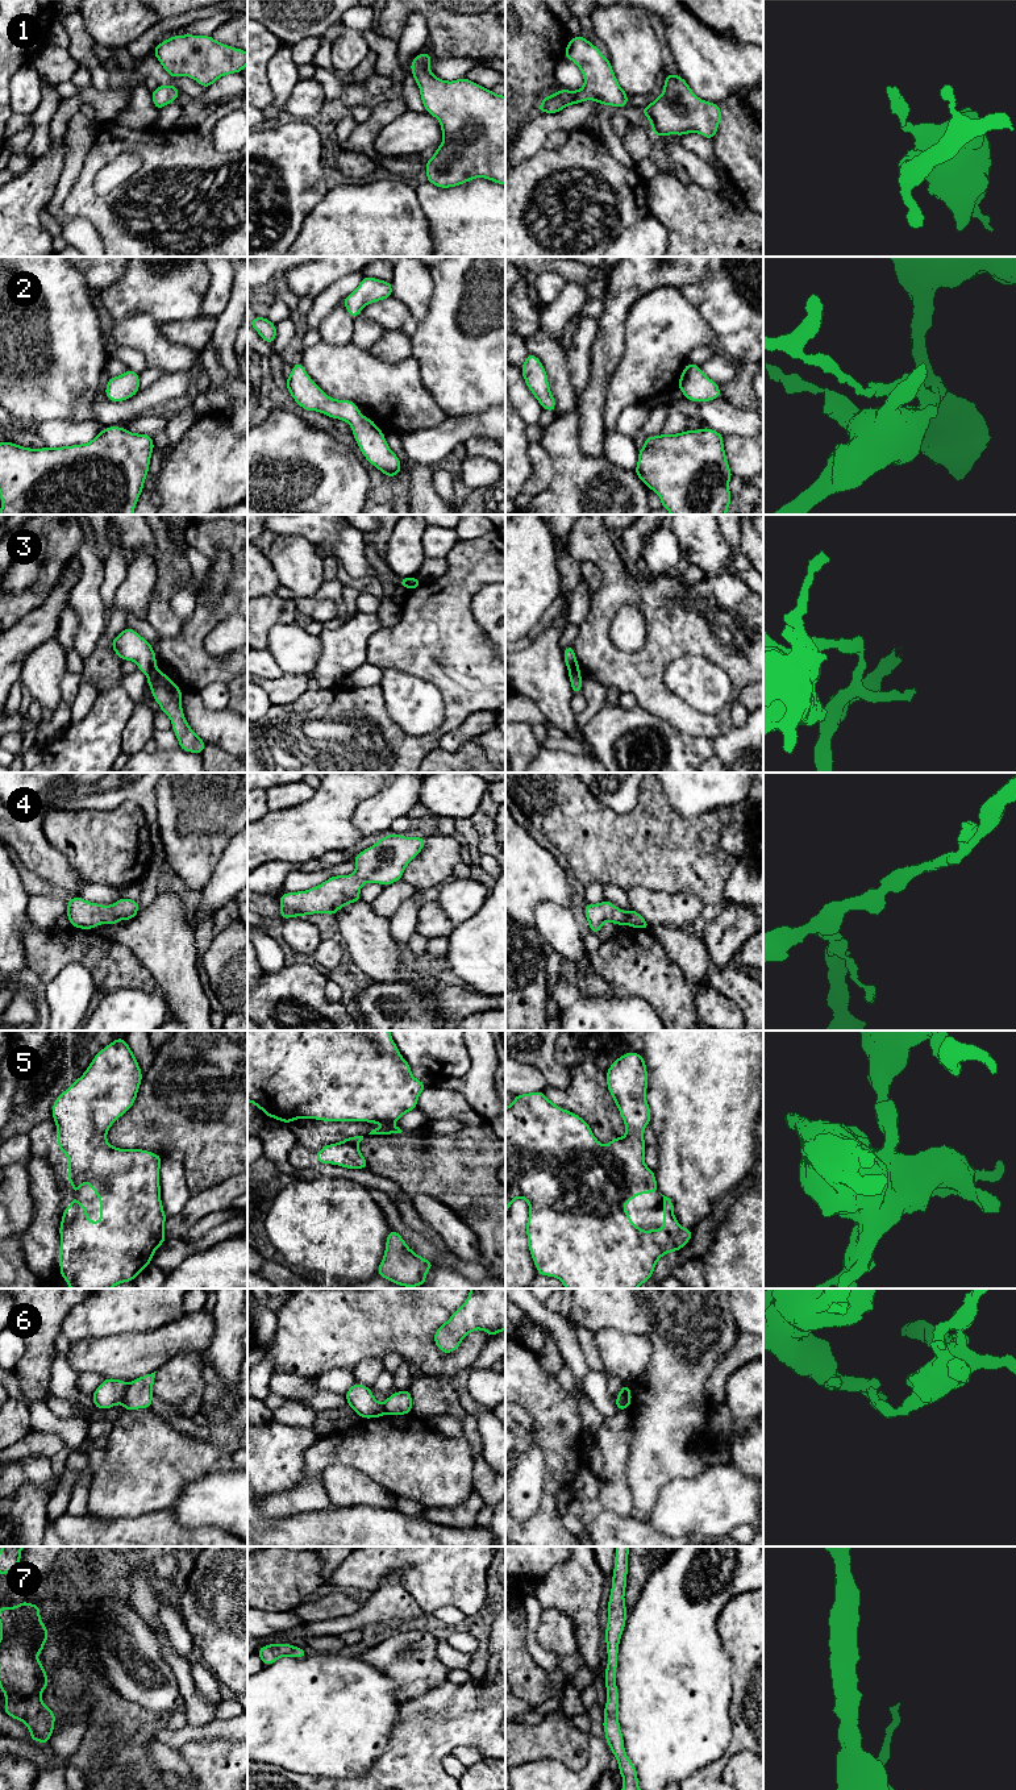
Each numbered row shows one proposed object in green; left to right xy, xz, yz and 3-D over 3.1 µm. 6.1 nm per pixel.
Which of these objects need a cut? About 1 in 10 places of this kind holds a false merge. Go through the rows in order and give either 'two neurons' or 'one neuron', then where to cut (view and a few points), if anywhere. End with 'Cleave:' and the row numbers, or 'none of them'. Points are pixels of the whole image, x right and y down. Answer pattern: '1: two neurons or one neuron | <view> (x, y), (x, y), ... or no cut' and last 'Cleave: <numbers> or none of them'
1: one neuron | no cut
2: one neuron | no cut
3: two neurons | yz (578, 667), (569, 670)
4: one neuron | no cut
5: one neuron | no cut
6: two neurons | xy (128, 1385), (125, 1397), (121, 1401)
7: one neuron | no cut
Cleave: 3, 6

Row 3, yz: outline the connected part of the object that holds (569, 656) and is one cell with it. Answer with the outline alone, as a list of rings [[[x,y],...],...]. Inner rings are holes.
[[[569,645],[563,649],[563,659],[569,670],[579,669],[579,663],[574,653],[574,645]]]

